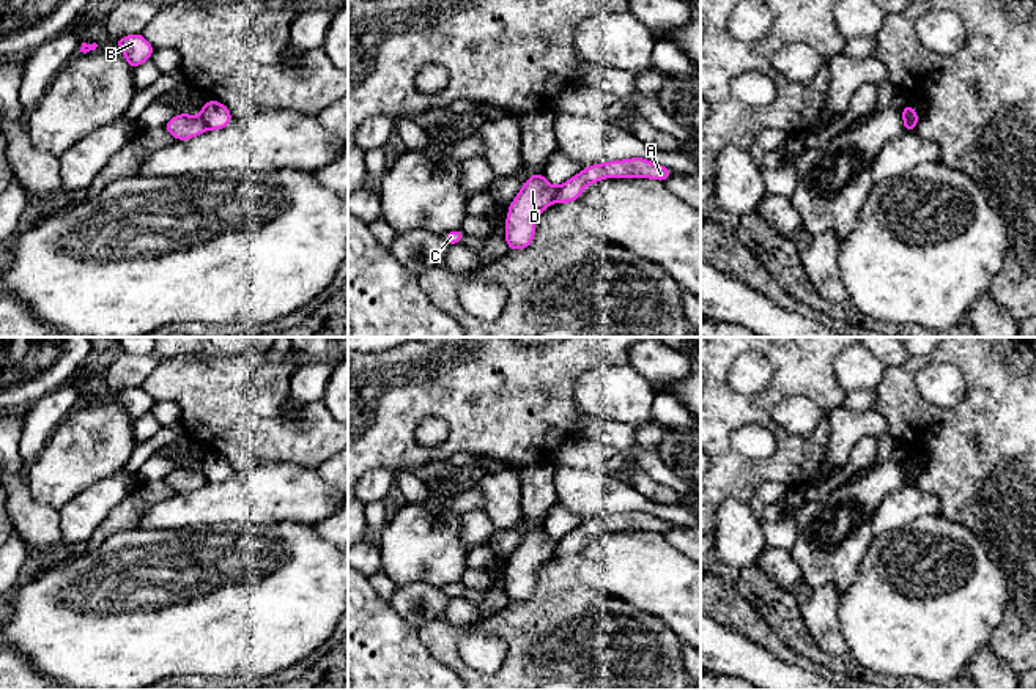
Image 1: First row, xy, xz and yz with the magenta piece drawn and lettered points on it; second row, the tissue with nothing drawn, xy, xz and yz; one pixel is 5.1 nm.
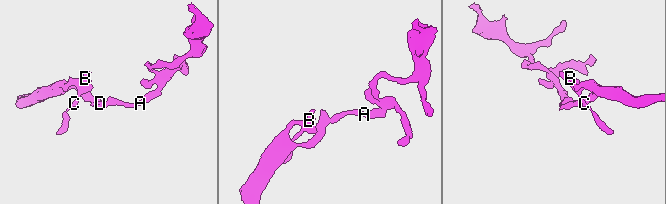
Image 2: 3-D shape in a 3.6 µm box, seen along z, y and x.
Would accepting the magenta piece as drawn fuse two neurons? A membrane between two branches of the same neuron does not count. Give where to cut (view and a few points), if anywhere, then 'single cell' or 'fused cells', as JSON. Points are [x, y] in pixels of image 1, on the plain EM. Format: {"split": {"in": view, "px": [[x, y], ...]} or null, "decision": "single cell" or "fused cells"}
{"split": {"in": "xz", "px": [[558, 541], [553, 552]]}, "decision": "fused cells"}

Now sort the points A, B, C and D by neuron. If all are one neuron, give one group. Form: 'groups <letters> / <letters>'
groups A / B C D

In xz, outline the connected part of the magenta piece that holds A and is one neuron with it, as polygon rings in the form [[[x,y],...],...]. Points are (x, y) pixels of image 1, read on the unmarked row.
[[[631,510],[627,514],[609,514],[605,517],[594,517],[575,528],[556,542],[556,555],[570,556],[575,555],[581,545],[592,536],[603,531],[652,531],[666,534],[674,525],[653,517],[642,510]]]

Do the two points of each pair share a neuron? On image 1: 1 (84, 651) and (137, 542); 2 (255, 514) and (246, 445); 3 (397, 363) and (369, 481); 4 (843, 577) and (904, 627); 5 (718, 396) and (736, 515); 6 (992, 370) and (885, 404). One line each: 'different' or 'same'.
1: same
2: different
3: different
4: different
5: different
6: same

